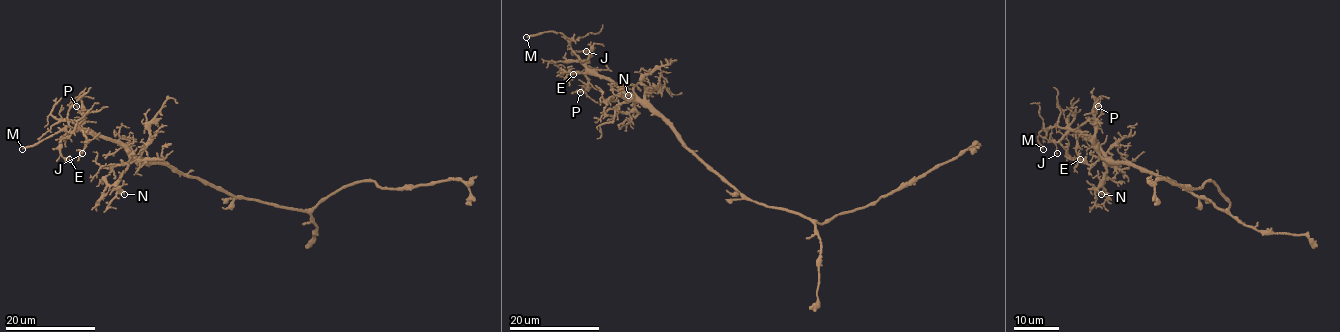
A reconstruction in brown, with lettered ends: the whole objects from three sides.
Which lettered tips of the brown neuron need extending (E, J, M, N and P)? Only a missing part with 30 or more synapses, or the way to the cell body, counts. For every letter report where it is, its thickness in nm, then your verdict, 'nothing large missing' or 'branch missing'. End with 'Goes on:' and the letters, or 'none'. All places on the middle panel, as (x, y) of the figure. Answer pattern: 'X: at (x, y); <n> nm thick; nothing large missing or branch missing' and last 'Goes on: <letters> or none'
E: at (573, 74); 160 nm thick; nothing large missing
J: at (586, 51); 120 nm thick; nothing large missing
M: at (526, 37); 240 nm thick; branch missing
N: at (628, 95); 100 nm thick; nothing large missing
P: at (580, 92); 160 nm thick; nothing large missing
Goes on: M

